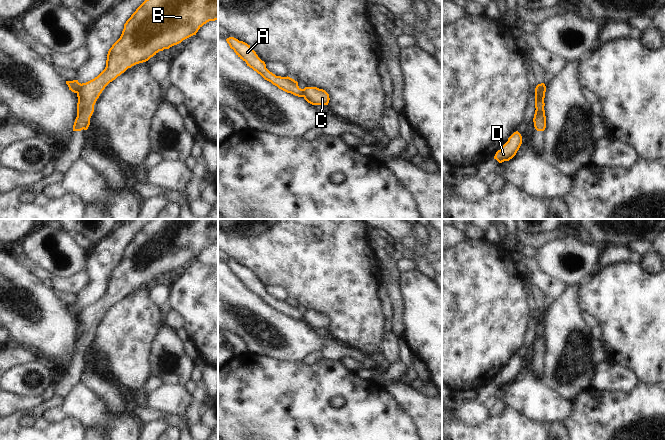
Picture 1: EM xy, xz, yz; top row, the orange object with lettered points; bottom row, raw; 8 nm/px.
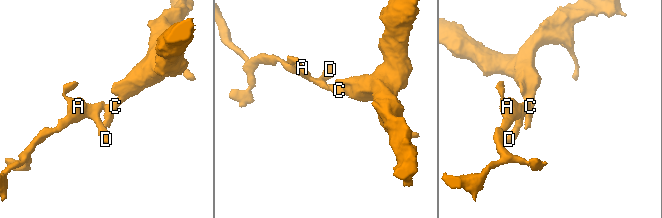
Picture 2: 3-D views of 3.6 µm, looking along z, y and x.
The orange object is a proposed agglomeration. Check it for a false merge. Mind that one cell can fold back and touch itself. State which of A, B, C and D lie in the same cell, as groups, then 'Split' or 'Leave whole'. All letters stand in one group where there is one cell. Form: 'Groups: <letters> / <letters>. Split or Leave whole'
Groups: A D / B C. Split.

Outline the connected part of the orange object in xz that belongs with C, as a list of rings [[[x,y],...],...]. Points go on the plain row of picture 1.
[[[305,311],[303,313],[304,323],[312,329],[328,329],[329,327],[329,318],[317,311]]]

